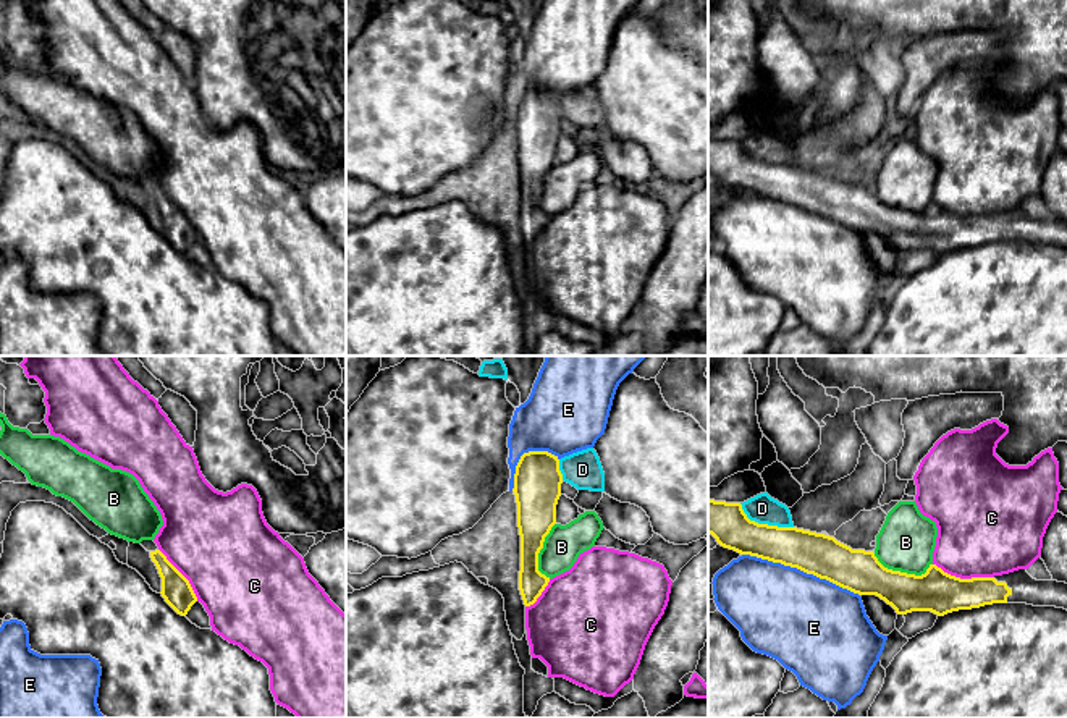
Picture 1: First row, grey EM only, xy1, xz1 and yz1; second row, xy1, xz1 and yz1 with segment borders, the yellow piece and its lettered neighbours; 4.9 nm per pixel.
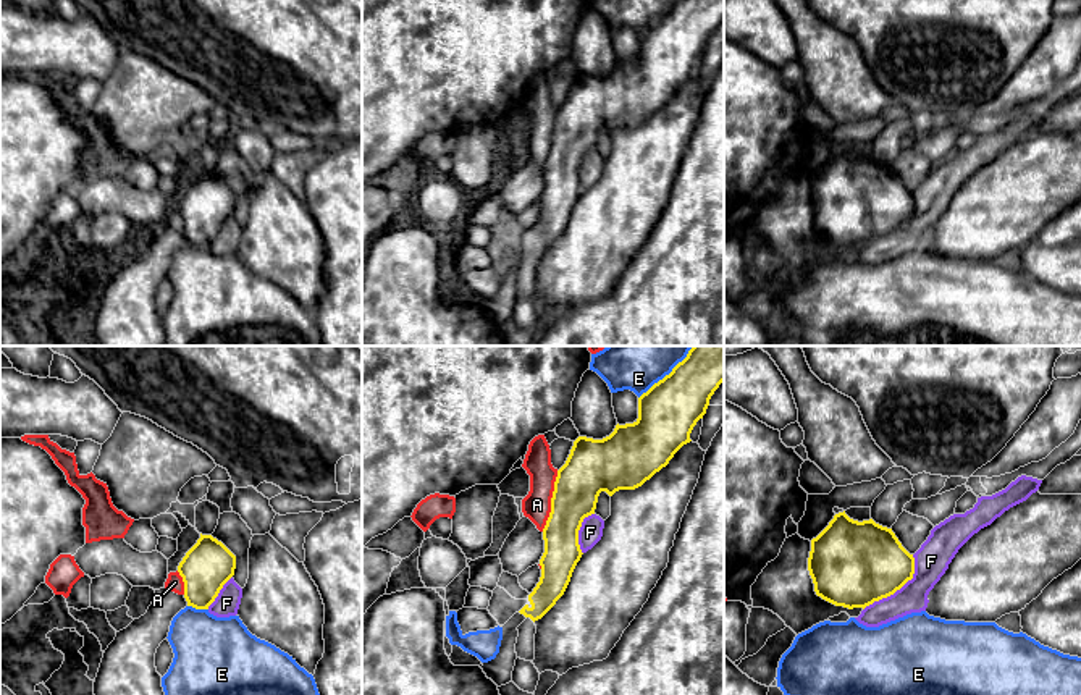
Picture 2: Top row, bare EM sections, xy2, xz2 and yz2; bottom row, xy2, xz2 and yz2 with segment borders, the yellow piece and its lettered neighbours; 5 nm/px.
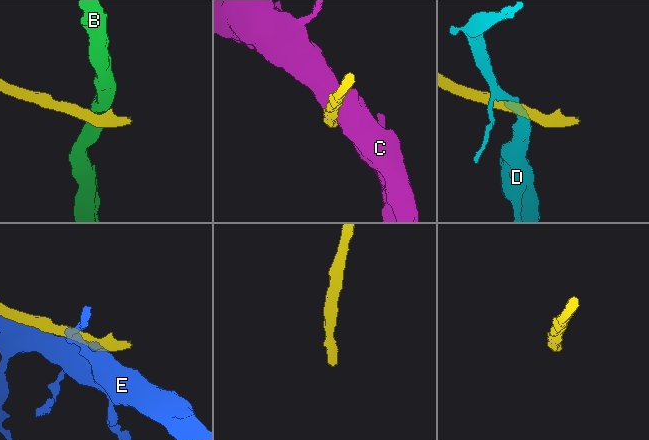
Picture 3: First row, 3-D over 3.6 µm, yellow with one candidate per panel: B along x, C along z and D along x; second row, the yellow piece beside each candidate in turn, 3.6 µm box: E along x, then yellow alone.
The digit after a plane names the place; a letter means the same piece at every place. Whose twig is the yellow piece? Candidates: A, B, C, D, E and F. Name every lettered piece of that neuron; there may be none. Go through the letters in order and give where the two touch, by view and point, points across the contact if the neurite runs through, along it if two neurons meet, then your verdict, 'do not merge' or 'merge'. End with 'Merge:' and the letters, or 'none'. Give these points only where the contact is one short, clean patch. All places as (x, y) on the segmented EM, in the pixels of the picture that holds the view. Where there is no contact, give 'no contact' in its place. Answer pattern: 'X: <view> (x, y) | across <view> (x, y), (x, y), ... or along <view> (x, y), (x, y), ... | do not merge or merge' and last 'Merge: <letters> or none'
A: xz2 (551, 501) | do not merge
B: yz1 (902, 573) | along yz1 (873, 553), (885, 566), (915, 574), (922, 574), (932, 565) | do not merge
C: yz1 (964, 579) | along yz1 (933, 563), (961, 578), (993, 578) | do not merge
D: yz1 (763, 524) | do not merge
E: yz1 (801, 570) | do not merge
F: yz2 (899, 589) | do not merge
Merge: none

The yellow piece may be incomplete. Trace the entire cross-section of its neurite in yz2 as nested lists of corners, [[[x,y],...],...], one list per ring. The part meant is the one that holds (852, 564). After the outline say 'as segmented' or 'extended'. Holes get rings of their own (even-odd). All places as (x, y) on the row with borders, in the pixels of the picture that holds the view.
[[[845,511],[811,540],[808,571],[822,600],[866,608],[900,590],[915,574],[915,558],[892,529],[853,520]]]; as segmented

